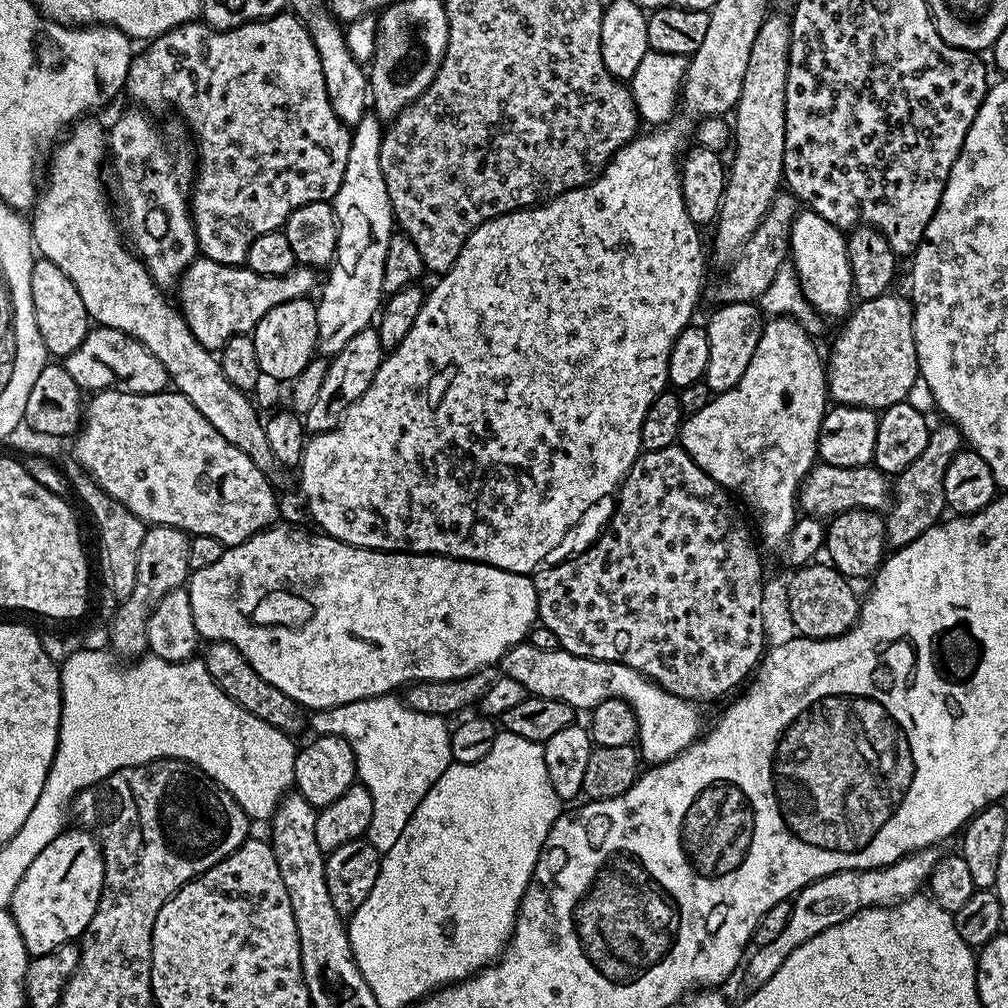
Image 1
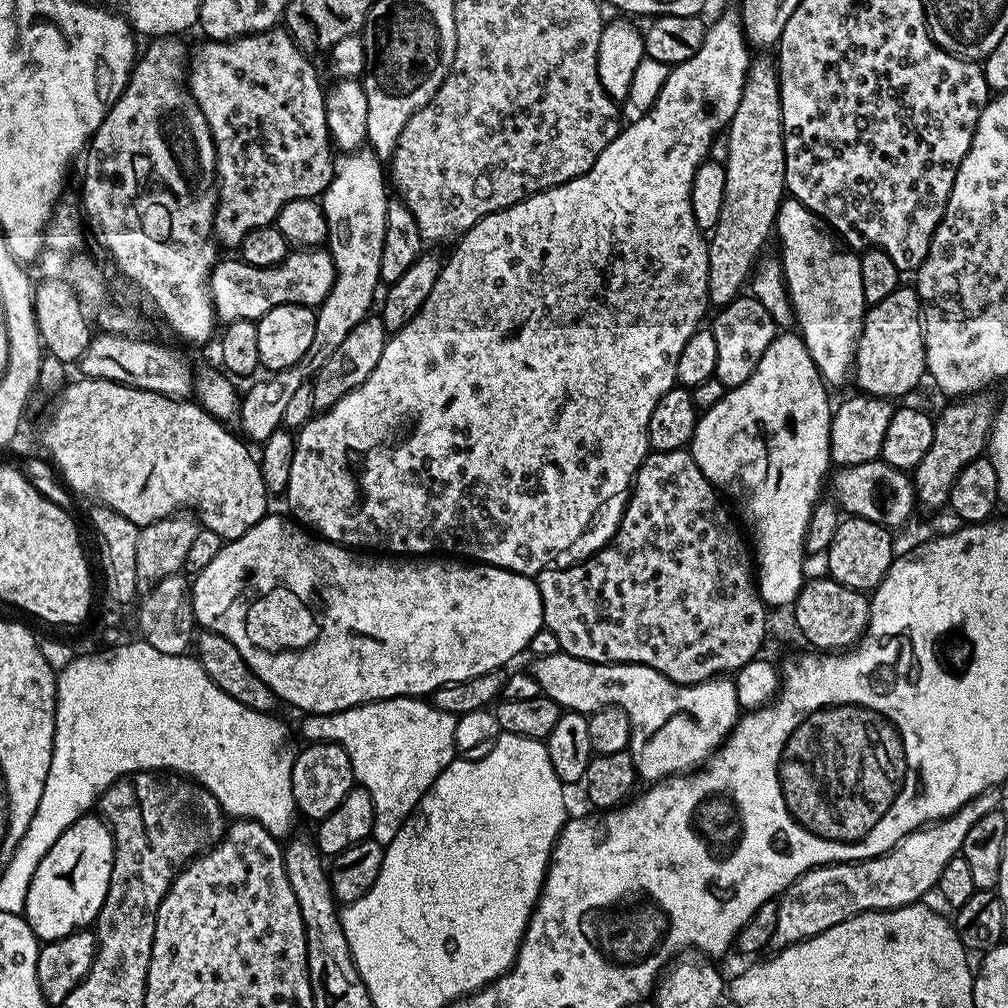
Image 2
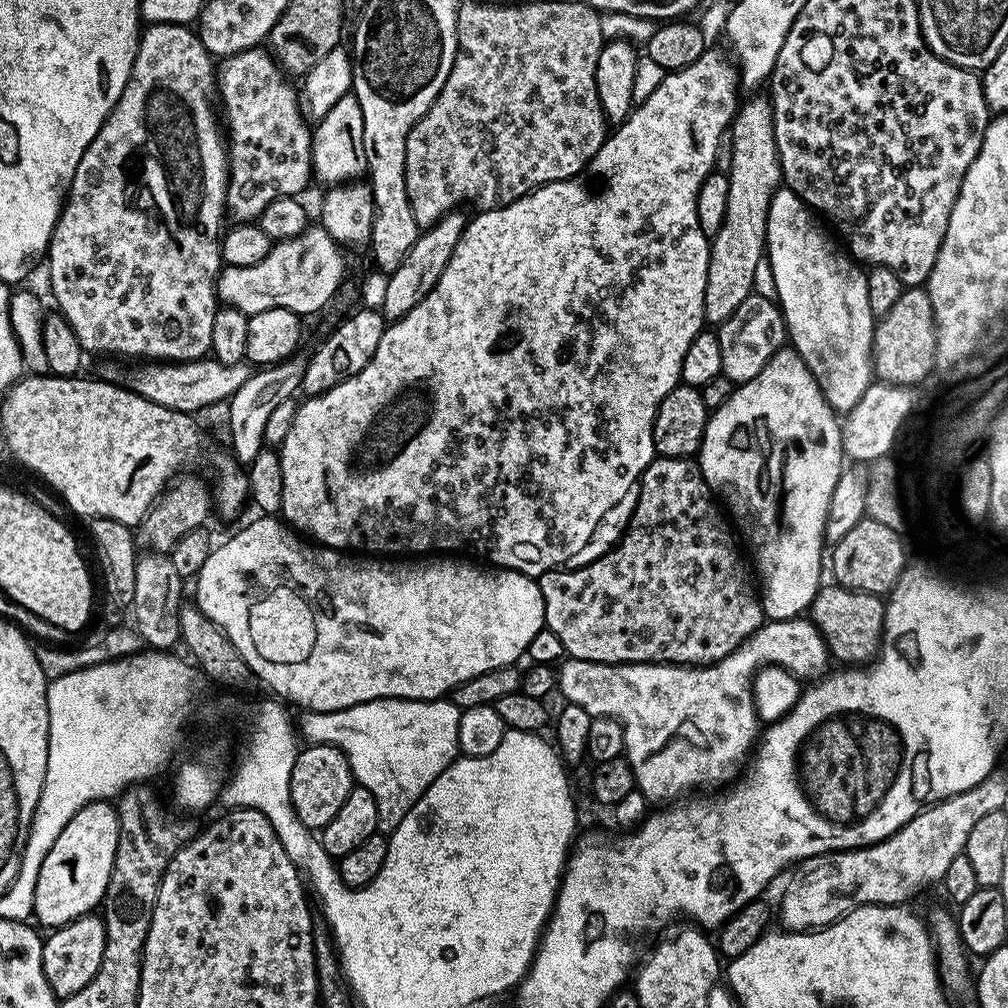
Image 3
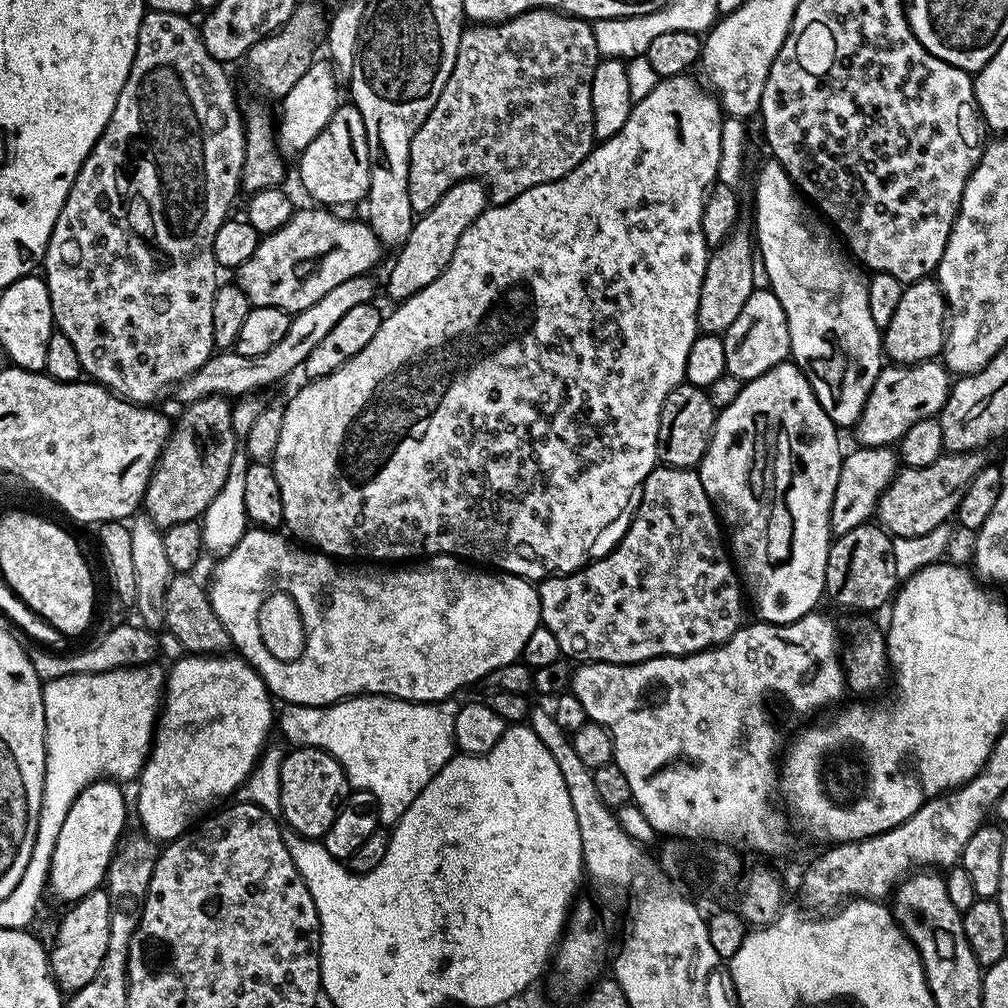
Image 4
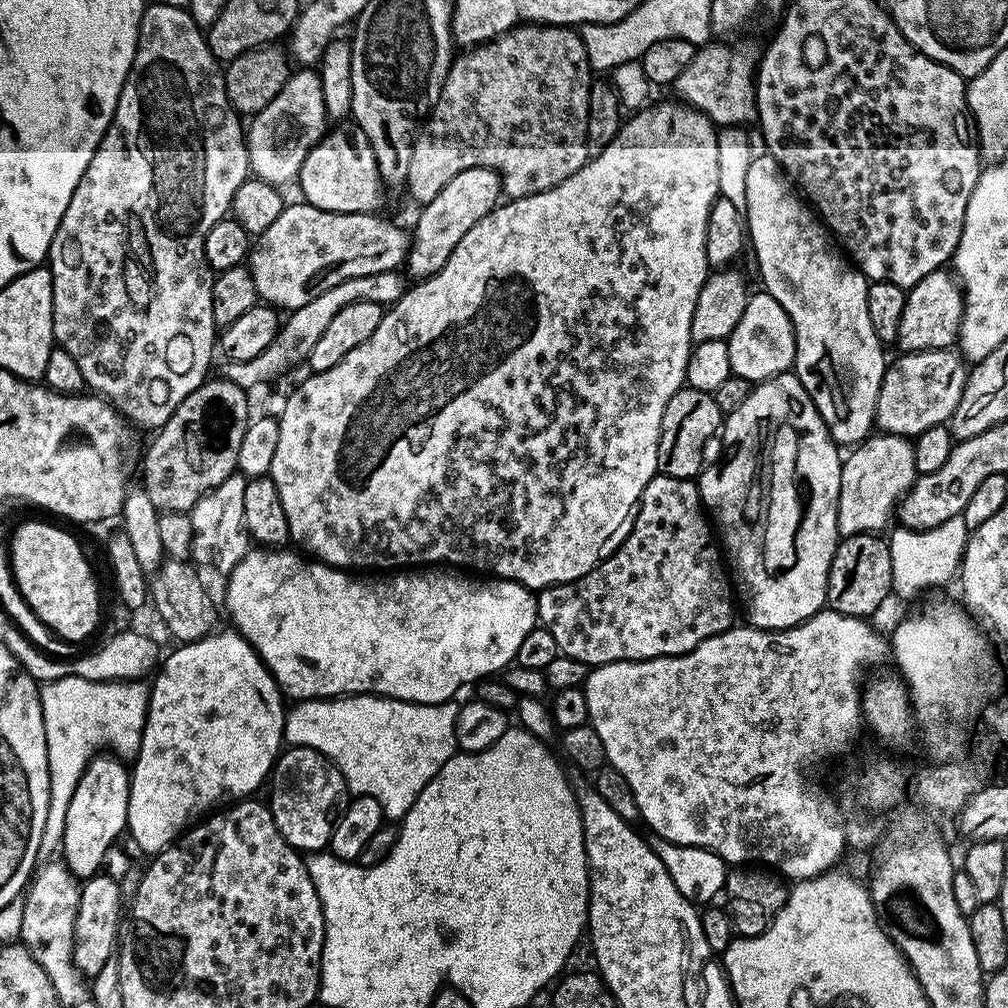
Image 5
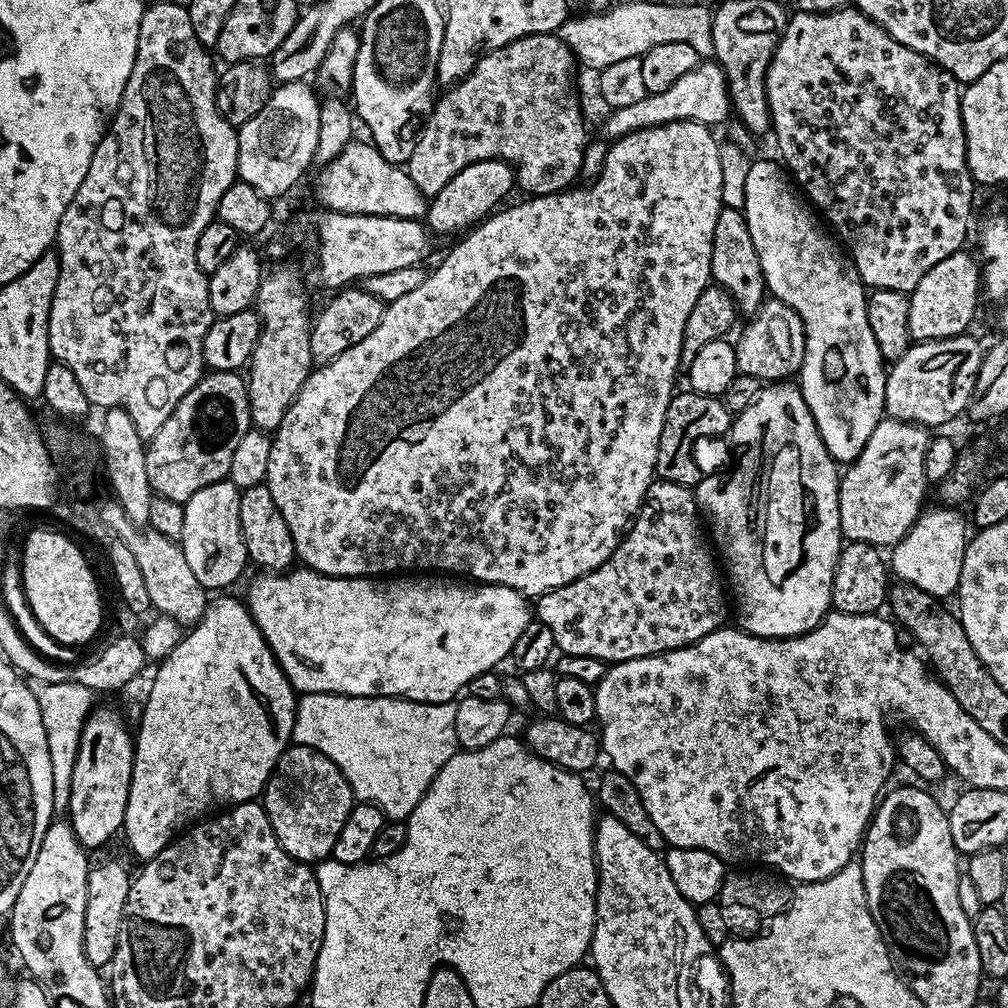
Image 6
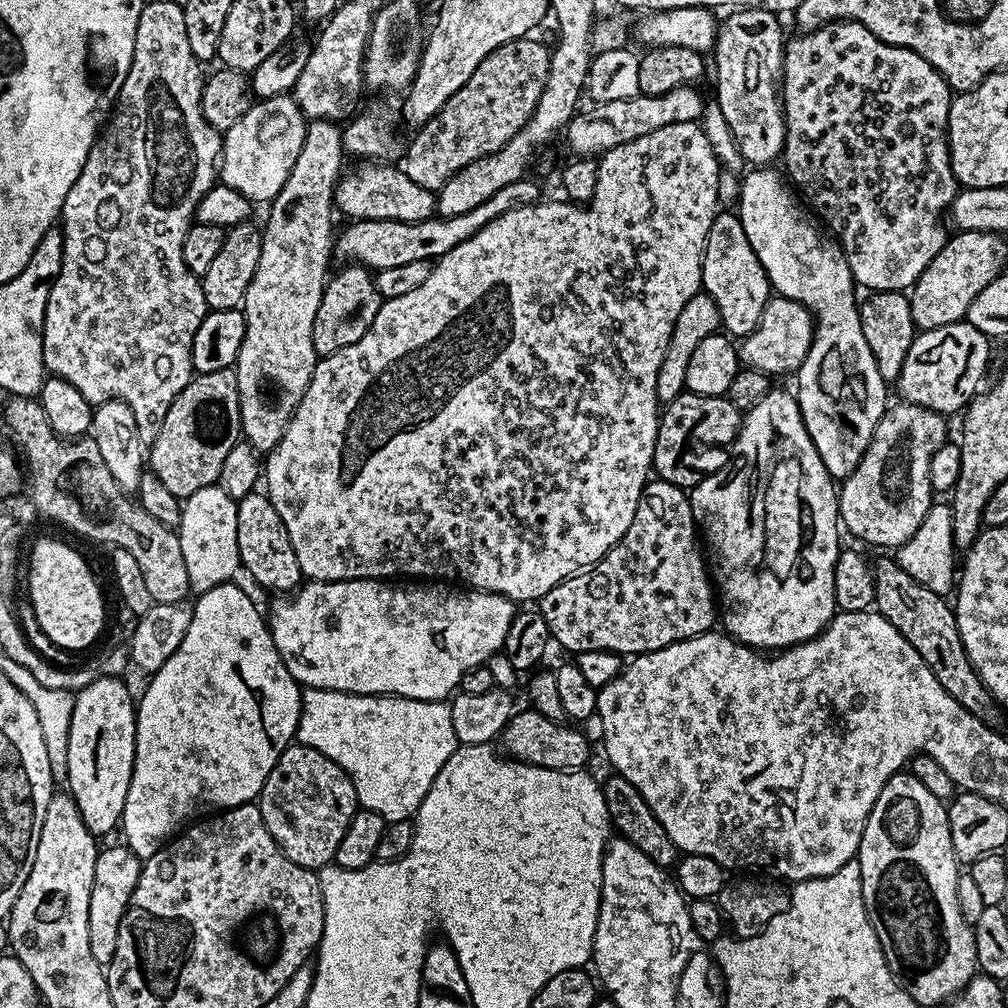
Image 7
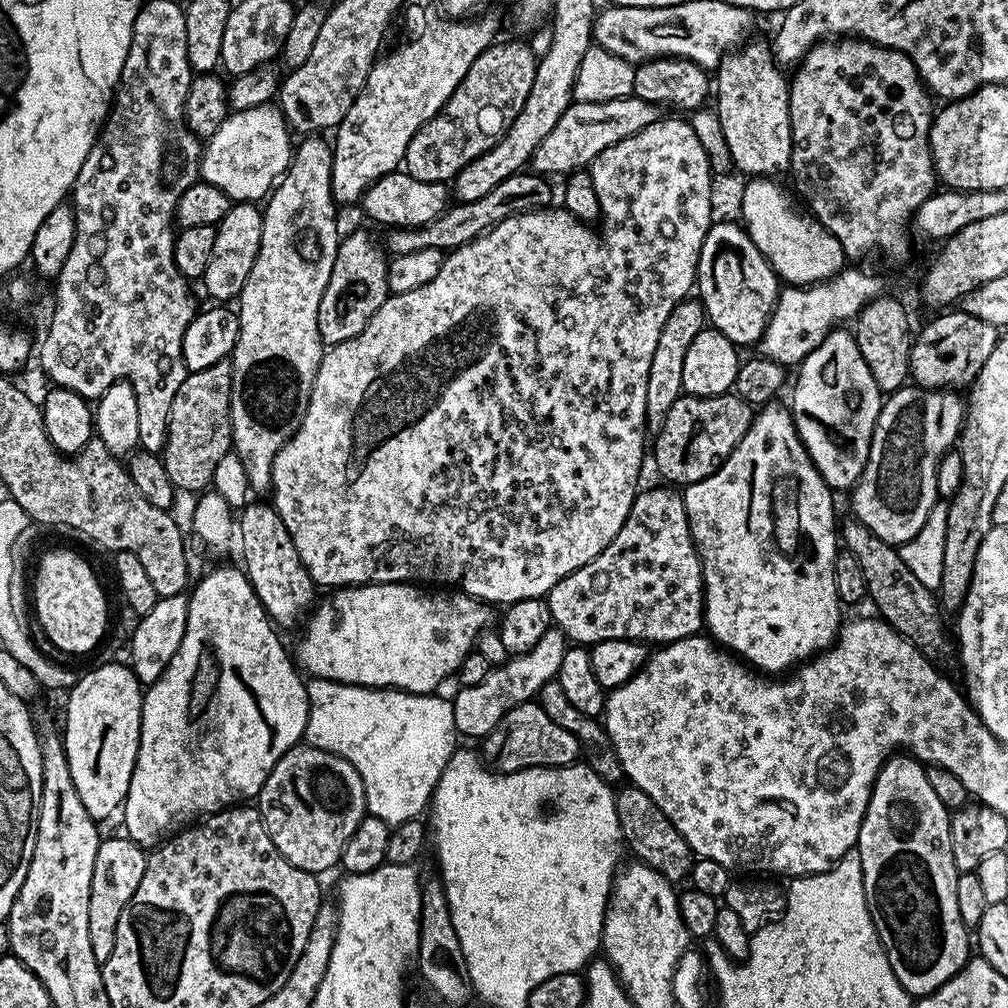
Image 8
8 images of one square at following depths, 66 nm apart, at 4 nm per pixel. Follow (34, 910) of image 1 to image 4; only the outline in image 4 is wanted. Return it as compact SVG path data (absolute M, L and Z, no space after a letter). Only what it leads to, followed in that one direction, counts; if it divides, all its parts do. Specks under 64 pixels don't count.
M107 778L94 781L82 789L78 798L58 830L58 842L54 842L54 854L48 871L50 892L60 900L75 902L86 894L97 891L105 883L108 866L114 853L125 835L124 819L130 816L130 808L124 805L124 796L120 793L121 785Z

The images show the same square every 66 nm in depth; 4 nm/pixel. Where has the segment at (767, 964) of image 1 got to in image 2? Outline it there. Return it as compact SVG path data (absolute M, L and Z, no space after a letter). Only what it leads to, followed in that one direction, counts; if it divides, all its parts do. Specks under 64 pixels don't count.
M992 790L984 792L966 802L953 816L910 833L886 854L869 860L852 860L849 864L823 864L820 868L803 872L778 897L778 922L774 926L771 947L776 950L789 948L791 944L814 938L860 912L885 912L921 903L924 895L939 885L946 862L960 855L960 847L966 842L970 826L974 826L982 814L997 811L994 793Z

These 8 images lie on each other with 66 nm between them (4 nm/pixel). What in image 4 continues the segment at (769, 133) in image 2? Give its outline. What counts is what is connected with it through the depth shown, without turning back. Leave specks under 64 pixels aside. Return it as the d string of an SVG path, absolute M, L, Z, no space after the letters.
M737 226L733 228L724 241L711 249L708 265L706 266L706 274L702 278L702 290L698 294L696 327L701 333L722 334L734 323L734 318L738 318L742 306L746 306L746 298L750 298L750 294L756 291L758 287L756 272L758 276L758 252L754 247L753 233L749 229L747 232L743 226Z

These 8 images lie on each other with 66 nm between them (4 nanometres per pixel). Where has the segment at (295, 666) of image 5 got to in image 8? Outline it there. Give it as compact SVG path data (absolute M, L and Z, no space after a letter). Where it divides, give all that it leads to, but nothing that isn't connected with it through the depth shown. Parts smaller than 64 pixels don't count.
M412 582L357 584L329 591L327 595L311 609L303 625L304 633L296 644L296 652L294 648L295 663L317 680L336 680L339 684L357 684L363 688L435 693L448 675L458 672L460 664L476 648L477 636L492 620L493 609L483 600L475 600L459 590L429 590Z

